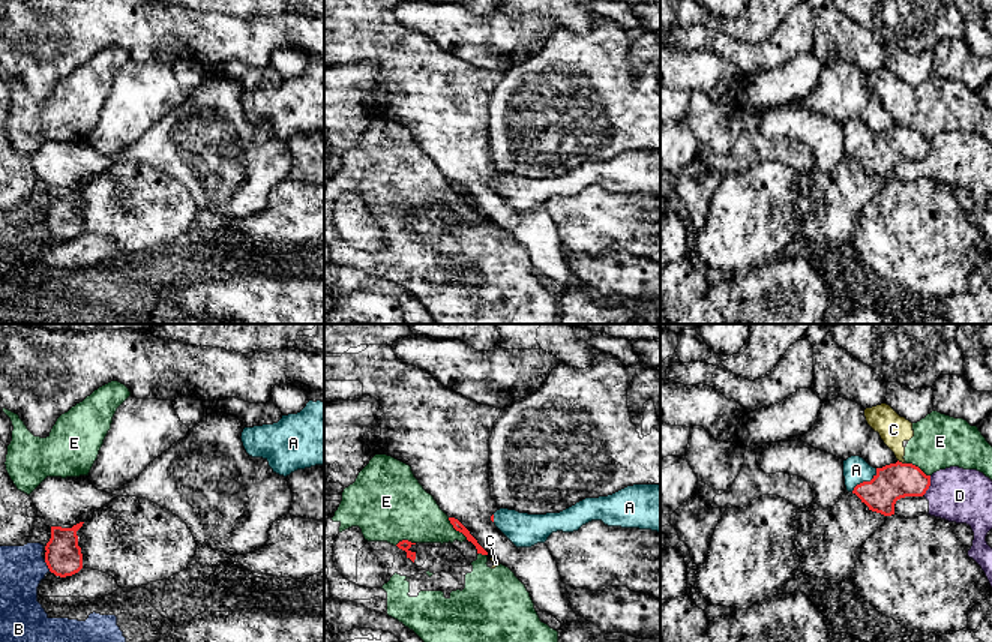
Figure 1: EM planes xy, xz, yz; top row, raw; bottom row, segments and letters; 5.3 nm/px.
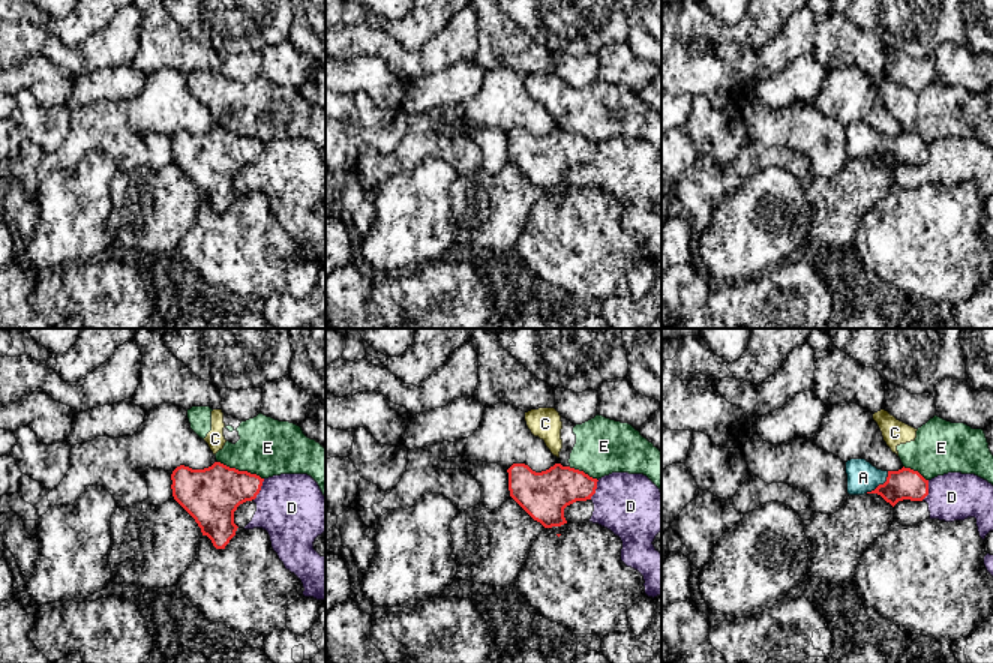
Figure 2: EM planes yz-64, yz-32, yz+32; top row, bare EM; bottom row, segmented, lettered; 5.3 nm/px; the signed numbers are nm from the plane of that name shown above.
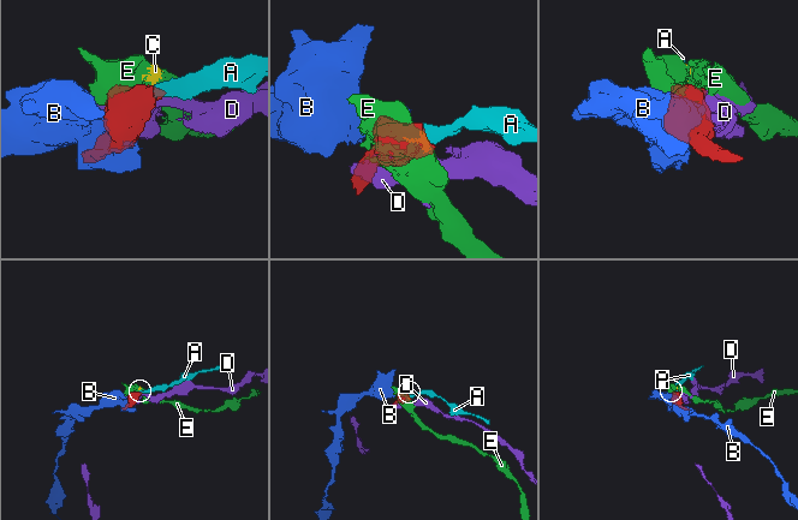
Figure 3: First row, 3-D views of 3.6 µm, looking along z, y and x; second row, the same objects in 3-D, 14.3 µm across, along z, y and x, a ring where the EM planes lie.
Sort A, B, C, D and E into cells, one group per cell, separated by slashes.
A / B / C E / D

